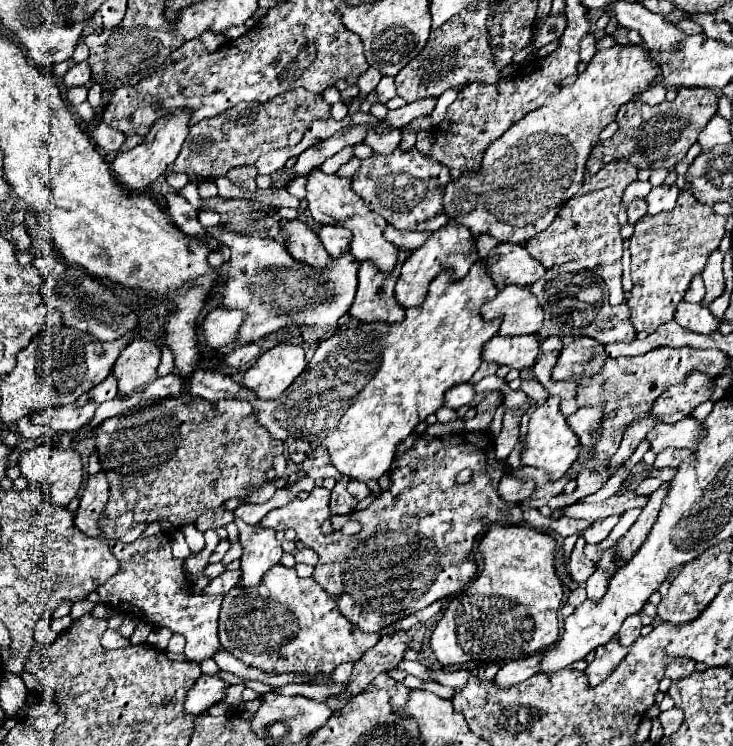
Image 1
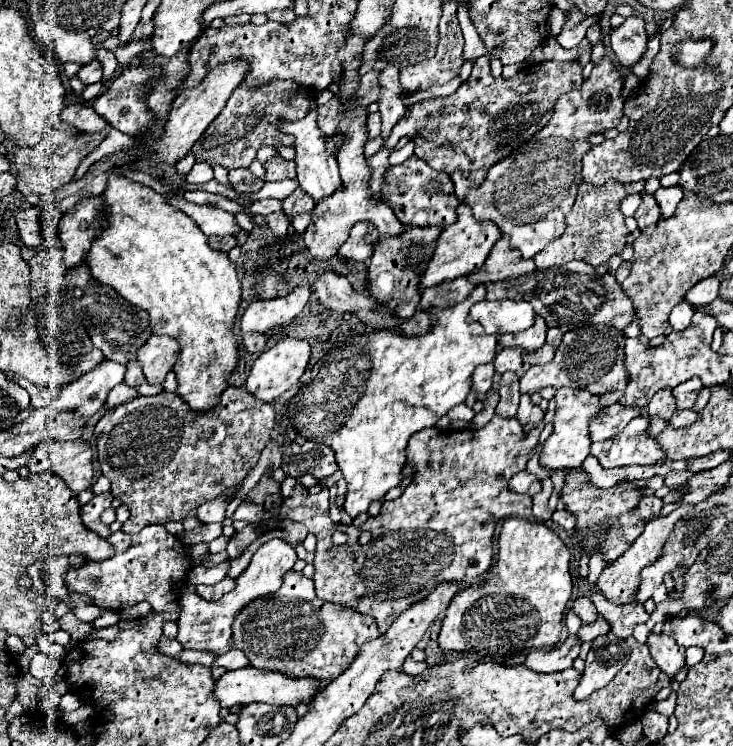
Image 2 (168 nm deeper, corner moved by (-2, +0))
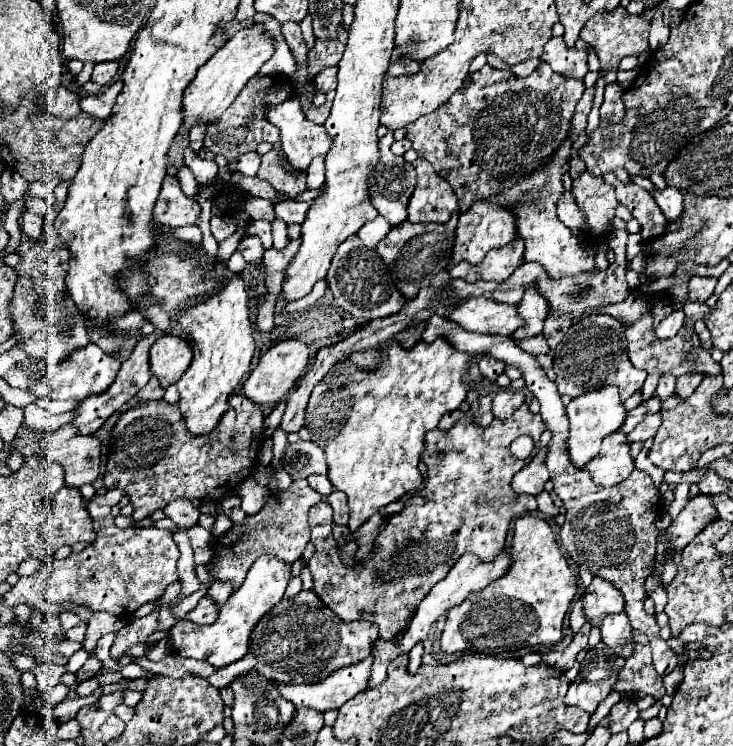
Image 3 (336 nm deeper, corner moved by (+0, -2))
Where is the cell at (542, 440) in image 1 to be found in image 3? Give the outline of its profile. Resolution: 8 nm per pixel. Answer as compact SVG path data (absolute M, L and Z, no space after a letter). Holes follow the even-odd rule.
M605 386L593 392L587 392L579 398L573 398L567 406L567 418L569 418L569 438L567 438L567 452L575 466L585 466L589 460L593 460L599 452L601 440L619 430L619 426L625 420L625 408L619 398L619 390L613 386Z

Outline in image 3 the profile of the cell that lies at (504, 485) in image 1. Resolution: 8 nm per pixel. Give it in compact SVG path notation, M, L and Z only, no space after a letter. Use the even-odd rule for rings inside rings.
M539 448L537 456L521 472L515 474L511 488L517 494L533 494L533 496L537 496L543 490L545 482L549 480L549 472L545 468L545 456L547 456L547 448Z

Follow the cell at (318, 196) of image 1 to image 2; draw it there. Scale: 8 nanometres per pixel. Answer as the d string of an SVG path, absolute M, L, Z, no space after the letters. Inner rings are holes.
M309 112L303 120L295 122L279 122L279 130L285 134L291 134L295 138L295 164L297 164L297 180L301 188L313 196L315 202L319 198L325 198L327 194L335 192L339 188L339 166L337 166L337 156L327 152L327 136L319 130L317 126L317 112Z

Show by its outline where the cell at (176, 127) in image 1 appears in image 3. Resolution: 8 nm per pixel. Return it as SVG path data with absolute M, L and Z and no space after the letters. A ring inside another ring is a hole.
M261 26L241 30L231 40L227 40L225 46L219 48L215 56L203 64L195 80L187 86L183 94L183 126L191 128L199 122L205 122L207 126L213 124L213 120L217 120L231 106L235 96L247 84L247 80L259 72L259 68L271 58L271 54L273 40Z

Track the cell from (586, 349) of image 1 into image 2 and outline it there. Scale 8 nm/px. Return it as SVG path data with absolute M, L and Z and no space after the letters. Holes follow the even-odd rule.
M589 324L563 334L563 342L555 350L555 358L543 366L531 366L521 376L521 394L535 394L541 388L575 388L591 394L625 390L629 372L625 368L625 336L613 324Z

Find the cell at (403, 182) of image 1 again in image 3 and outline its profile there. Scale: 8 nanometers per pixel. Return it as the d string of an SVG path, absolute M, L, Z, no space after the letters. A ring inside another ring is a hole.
M417 158L413 162L417 172L417 188L409 198L407 220L409 222L441 222L445 224L457 210L457 196L427 160Z

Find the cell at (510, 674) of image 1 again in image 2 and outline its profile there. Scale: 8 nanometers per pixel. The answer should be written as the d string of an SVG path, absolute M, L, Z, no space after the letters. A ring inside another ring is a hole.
M569 636L561 646L551 650L533 650L529 652L525 664L535 672L559 672L573 666L573 660L579 656L579 636Z

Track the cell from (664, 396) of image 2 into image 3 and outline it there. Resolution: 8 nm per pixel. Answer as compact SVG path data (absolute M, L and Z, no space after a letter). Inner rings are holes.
M671 374L661 376L655 396L657 396L661 402L665 402L665 400L667 400L667 398L671 398L671 396L675 396L675 378L673 378Z

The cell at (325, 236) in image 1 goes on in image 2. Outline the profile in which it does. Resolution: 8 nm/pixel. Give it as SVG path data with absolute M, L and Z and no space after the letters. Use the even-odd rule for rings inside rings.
M371 222L355 224L349 238L339 248L337 258L343 262L369 262L373 254L373 242L367 240L369 232L371 232Z

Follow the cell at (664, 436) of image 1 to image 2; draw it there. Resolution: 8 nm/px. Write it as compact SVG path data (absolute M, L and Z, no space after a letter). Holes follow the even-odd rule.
M635 418L627 424L627 428L617 434L615 438L593 442L591 454L599 460L603 468L617 468L617 466L653 466L663 460L659 444L655 438L649 438L641 418Z

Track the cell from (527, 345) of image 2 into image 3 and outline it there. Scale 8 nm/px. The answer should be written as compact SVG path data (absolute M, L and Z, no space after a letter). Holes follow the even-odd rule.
M533 286L527 288L523 300L517 306L517 312L525 320L525 326L513 332L511 336L513 340L523 340L523 338L537 336L543 332L543 322L547 318L547 302Z

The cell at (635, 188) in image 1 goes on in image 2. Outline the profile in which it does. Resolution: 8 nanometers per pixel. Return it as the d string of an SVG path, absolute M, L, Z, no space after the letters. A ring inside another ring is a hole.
M631 194L631 196L627 196L627 198L621 202L621 212L623 212L625 216L633 216L635 210L637 210L637 206L639 206L639 194Z

